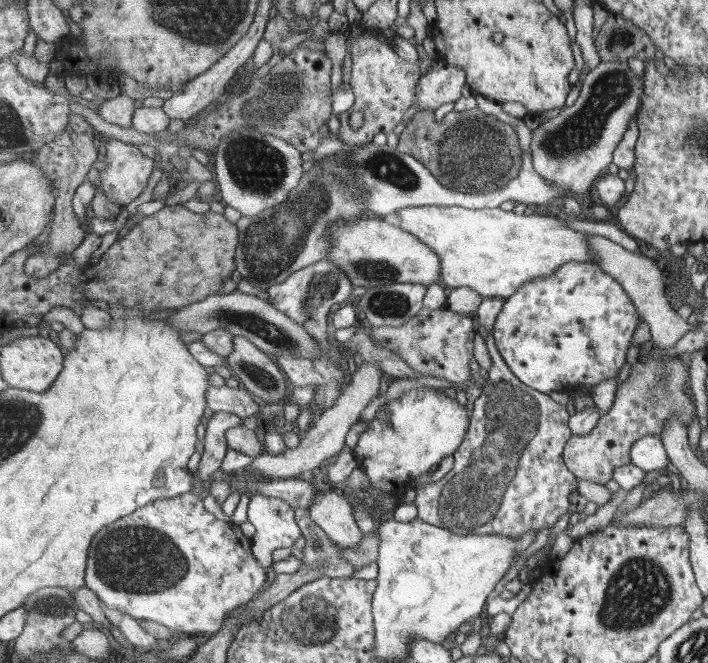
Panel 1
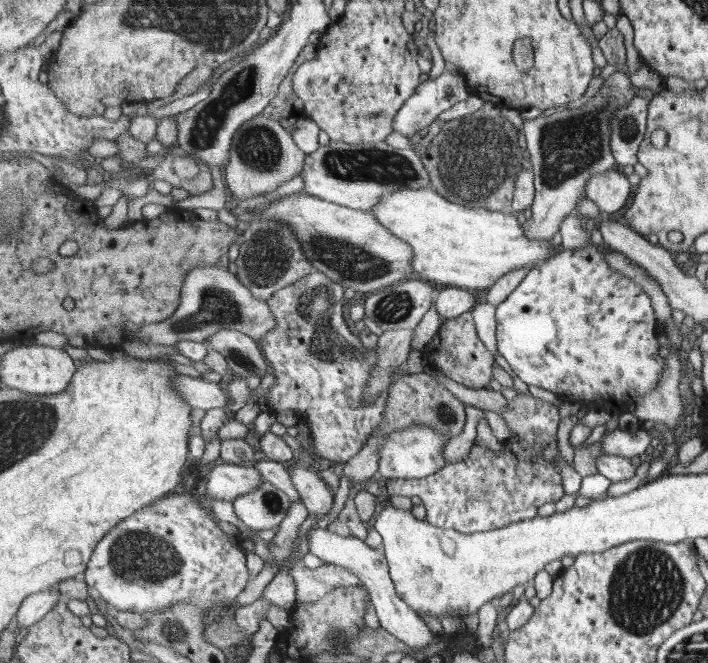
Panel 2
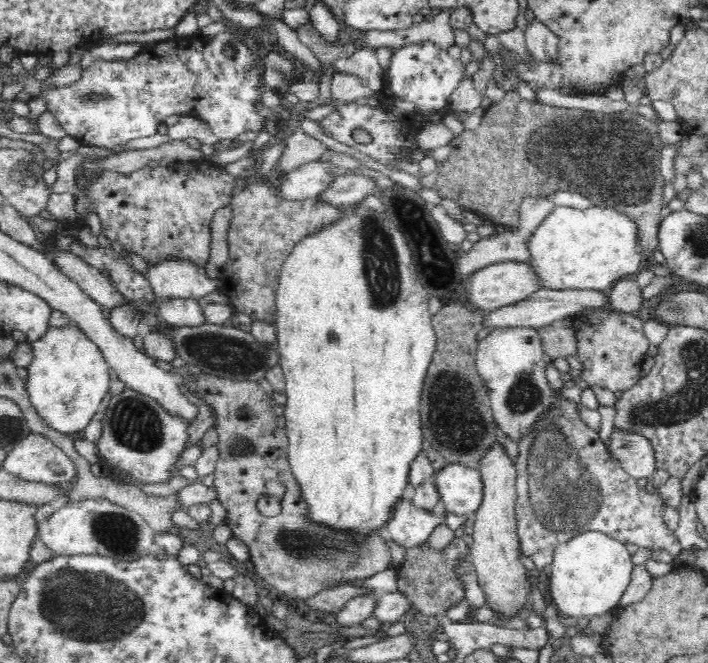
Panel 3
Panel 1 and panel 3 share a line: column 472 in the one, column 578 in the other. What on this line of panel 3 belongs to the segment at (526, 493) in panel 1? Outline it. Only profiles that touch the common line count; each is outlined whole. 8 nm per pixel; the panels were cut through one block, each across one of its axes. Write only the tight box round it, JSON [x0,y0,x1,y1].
[514,360,685,574]

